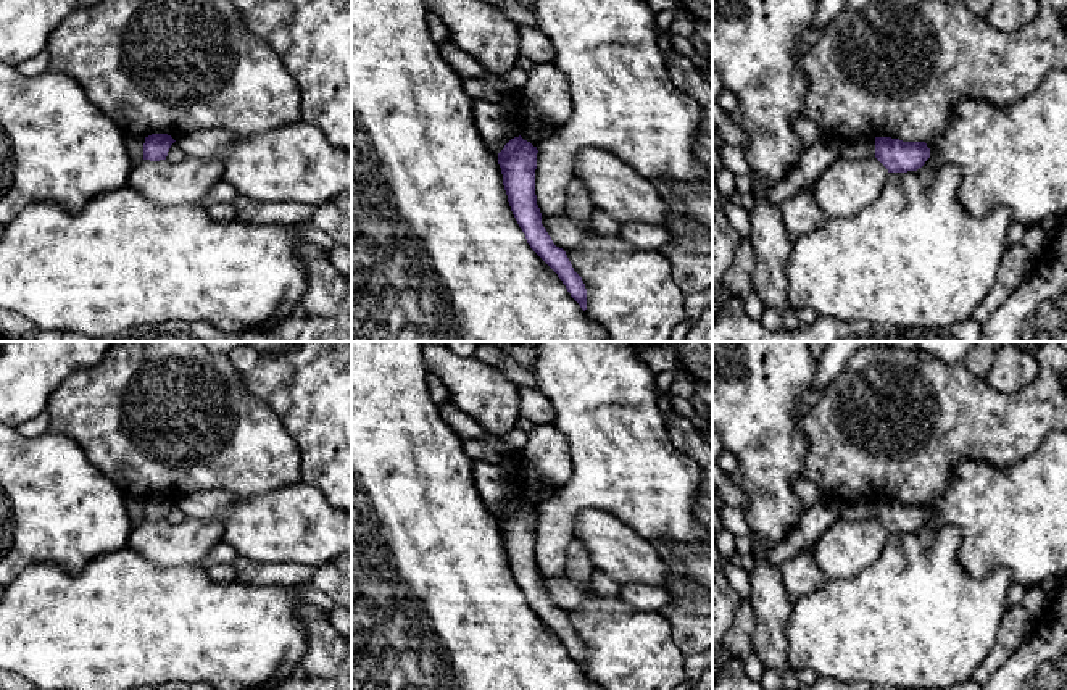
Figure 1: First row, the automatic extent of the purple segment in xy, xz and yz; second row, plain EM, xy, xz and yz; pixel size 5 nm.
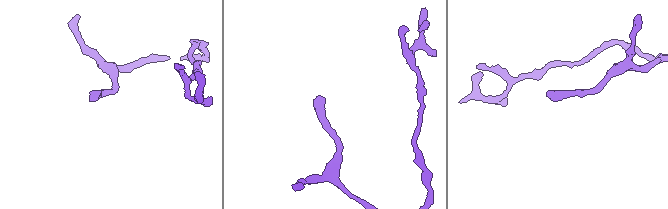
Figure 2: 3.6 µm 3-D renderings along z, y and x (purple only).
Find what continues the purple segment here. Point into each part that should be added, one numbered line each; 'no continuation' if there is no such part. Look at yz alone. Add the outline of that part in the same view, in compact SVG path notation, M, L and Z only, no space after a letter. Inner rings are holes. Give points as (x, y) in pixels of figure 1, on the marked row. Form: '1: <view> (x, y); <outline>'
no continuation

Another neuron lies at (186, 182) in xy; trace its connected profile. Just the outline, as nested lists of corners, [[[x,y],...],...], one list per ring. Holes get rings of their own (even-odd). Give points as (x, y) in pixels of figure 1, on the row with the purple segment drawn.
[[[185,156],[179,163],[143,160],[127,184],[161,206],[197,205],[224,177],[219,156]]]

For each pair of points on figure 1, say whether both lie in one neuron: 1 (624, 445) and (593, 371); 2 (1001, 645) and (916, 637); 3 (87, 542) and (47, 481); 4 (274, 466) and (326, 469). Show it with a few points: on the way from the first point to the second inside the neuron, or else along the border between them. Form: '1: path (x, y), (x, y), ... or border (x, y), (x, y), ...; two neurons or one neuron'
1: path (614, 428), (600, 389); one neuron
2: border (1008, 610), (995, 645), (972, 673); two neurons
3: path (73, 527), (47, 500), (47, 495); one neuron
4: border (286, 432), (297, 445), (302, 481); two neurons

